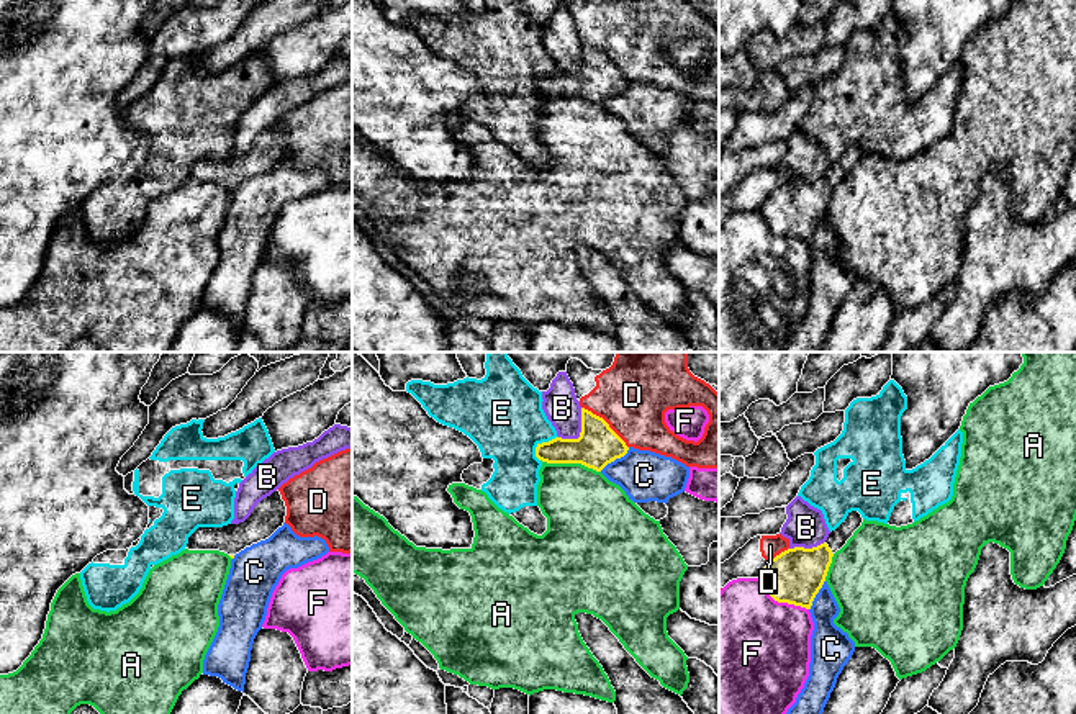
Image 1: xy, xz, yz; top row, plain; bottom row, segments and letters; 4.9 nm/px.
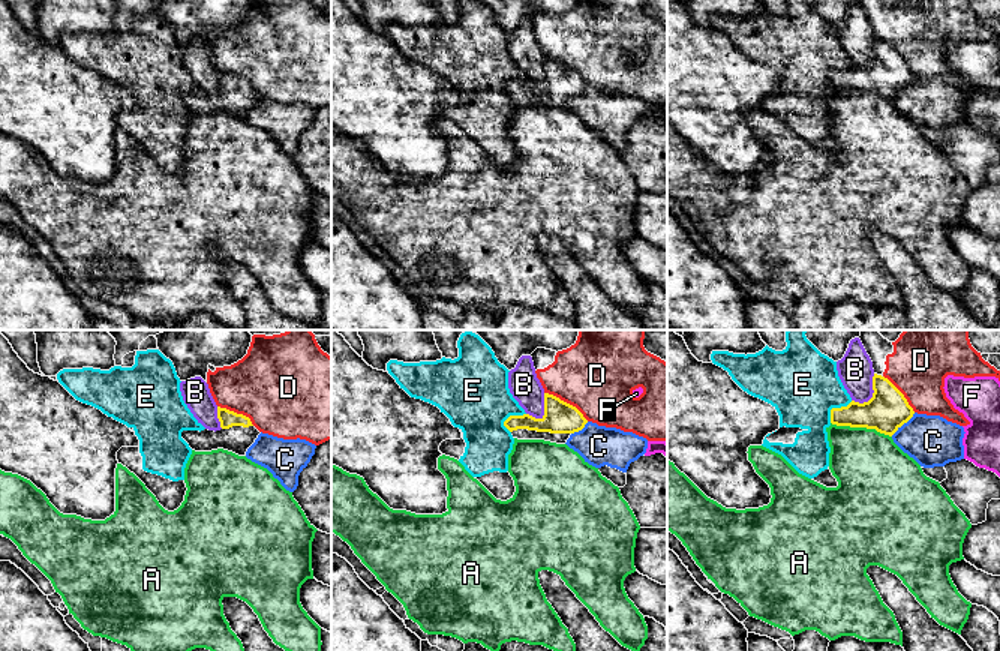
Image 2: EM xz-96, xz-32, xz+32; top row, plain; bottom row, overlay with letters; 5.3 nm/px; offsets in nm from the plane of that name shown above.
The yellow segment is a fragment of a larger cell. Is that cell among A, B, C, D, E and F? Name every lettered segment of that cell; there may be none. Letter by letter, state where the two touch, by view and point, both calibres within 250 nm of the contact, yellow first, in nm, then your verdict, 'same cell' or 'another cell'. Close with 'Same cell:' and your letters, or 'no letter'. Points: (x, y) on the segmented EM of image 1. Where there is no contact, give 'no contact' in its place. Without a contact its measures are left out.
A: contact xz (570, 462); calibres 200 and 380 nm; another cell
B: contact xz (580, 433); calibres 200 and 170 nm; another cell
C: contact xz (614, 459); calibres 200 and 240 nm; another cell
D: contact xz (606, 423); calibres 200 and 360 nm; another cell
E: contact xz (539, 444); calibres 170 and 400 nm; another cell
F: contact yz (782, 601); calibres 260 and 480 nm; another cell
Same cell: no letter

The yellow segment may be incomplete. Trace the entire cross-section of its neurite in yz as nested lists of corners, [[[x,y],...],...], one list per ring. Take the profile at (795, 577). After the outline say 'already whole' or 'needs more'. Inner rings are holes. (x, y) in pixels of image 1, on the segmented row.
[[[852,511],[824,544],[812,549],[788,549],[771,558],[760,576],[768,594],[778,603],[811,609],[825,581],[834,554],[847,544],[861,522],[861,514]]]; needs more

